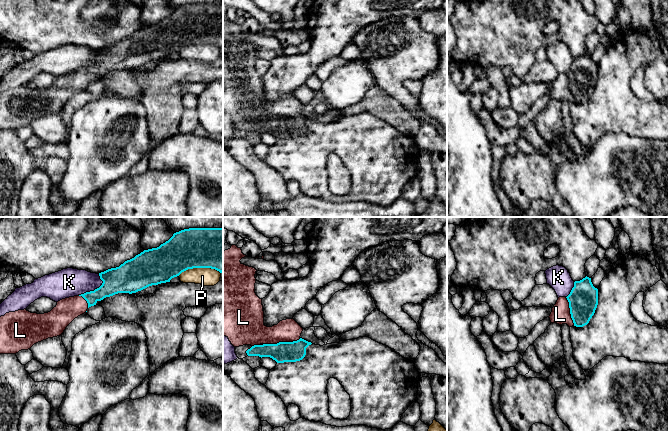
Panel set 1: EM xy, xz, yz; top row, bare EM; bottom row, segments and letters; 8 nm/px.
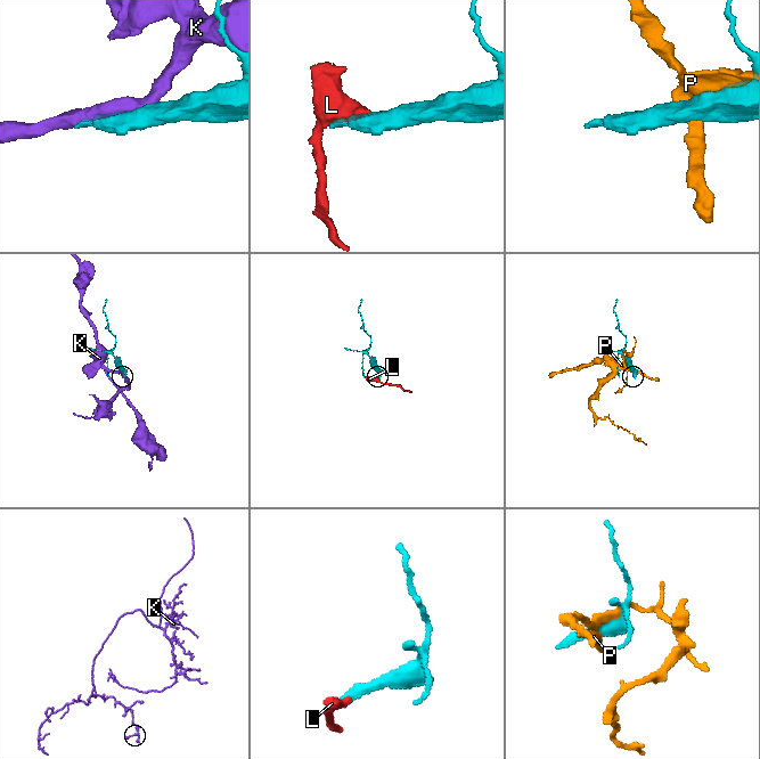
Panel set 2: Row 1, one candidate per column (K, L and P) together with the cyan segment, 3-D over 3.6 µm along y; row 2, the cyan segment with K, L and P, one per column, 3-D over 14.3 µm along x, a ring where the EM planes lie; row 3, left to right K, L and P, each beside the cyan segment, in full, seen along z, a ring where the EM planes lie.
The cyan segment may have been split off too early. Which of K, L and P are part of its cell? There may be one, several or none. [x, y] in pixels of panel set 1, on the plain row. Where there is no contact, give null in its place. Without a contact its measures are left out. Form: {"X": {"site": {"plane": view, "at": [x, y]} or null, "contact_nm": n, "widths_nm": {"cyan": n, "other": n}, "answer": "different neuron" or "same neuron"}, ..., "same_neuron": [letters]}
{"K": {"site": {"plane": "xy", "at": [95, 65]}, "contact_nm": 240, "widths_nm": {"cyan": 220, "other": 220}, "answer": "different neuron"}, "L": {"site": {"plane": "xz", "at": [281, 118]}, "contact_nm": 300, "widths_nm": {"cyan": 160, "other": 220}, "answer": "same neuron"}, "P": {"site": {"plane": "xy", "at": [199, 43]}, "contact_nm": 340, "widths_nm": {"cyan": 340, "other": 140}, "answer": "different neuron"}, "same_neuron": ["L"]}

